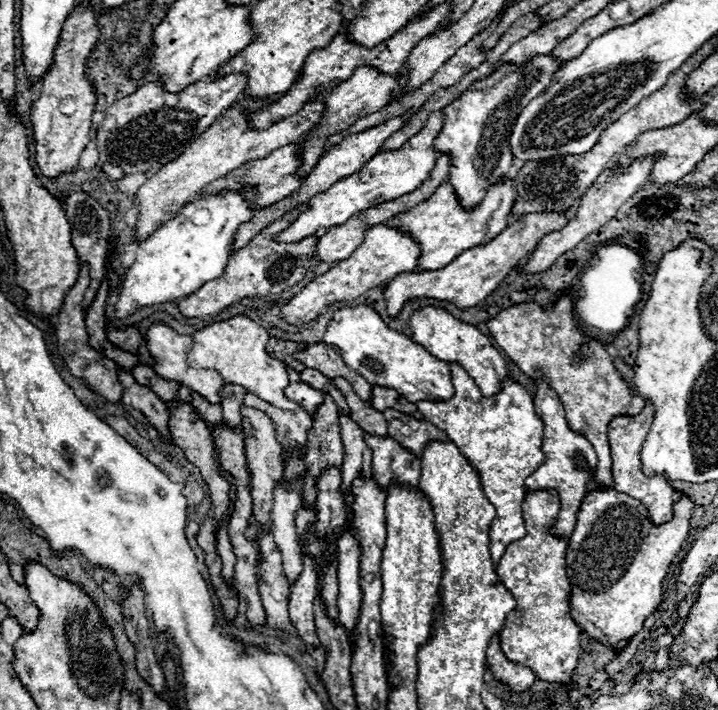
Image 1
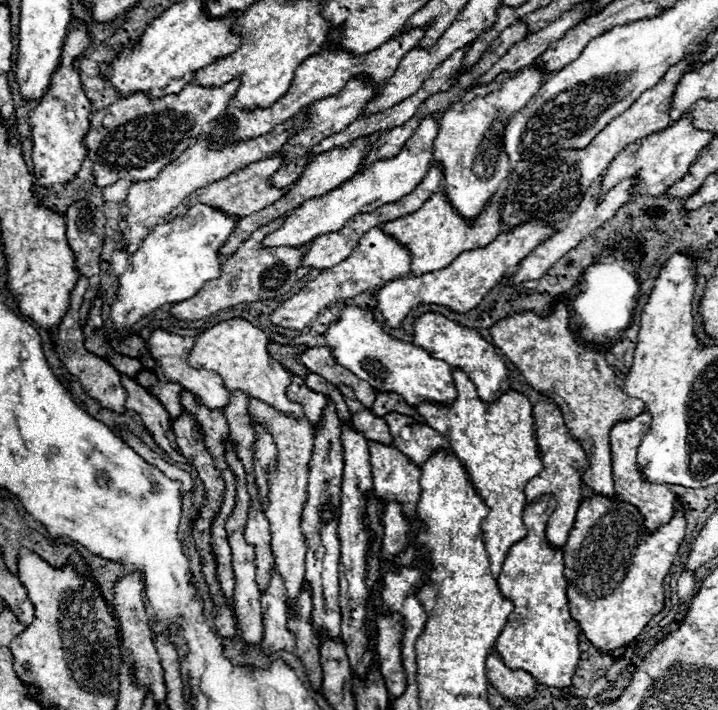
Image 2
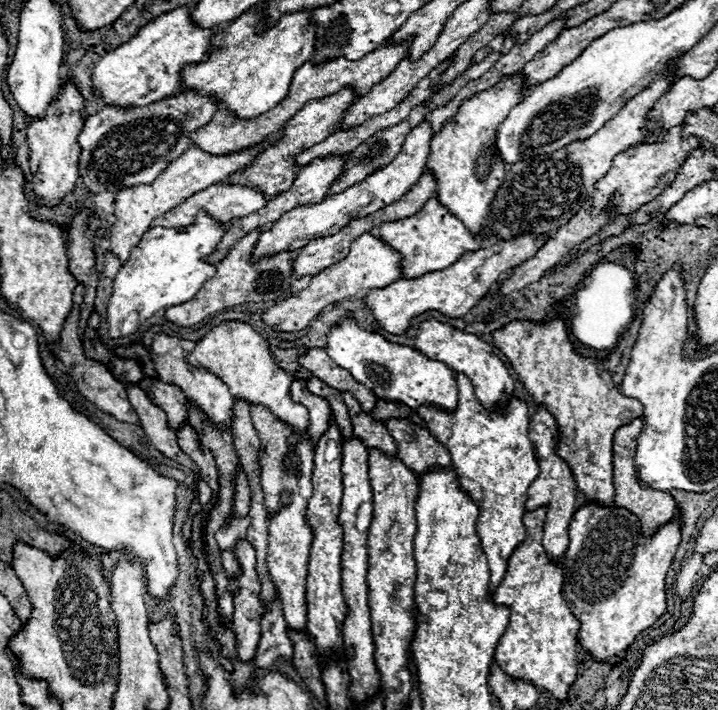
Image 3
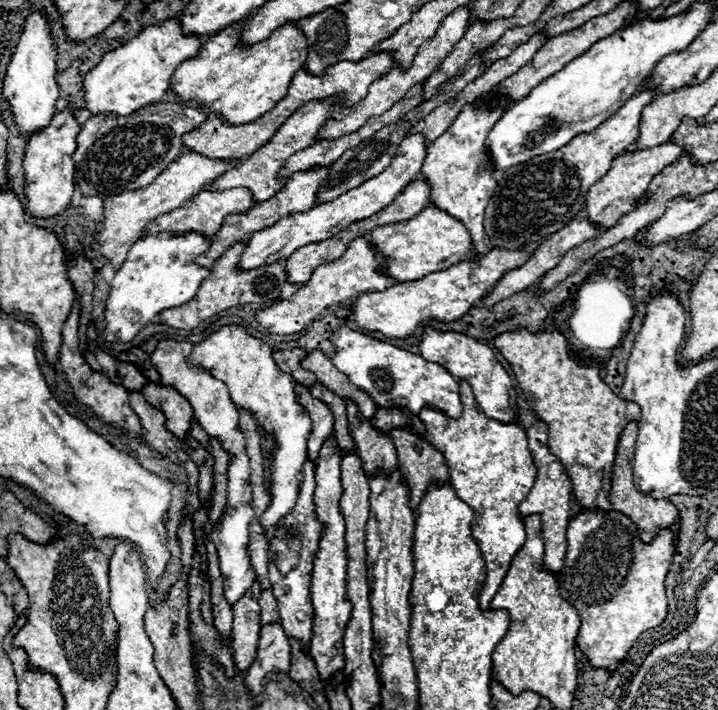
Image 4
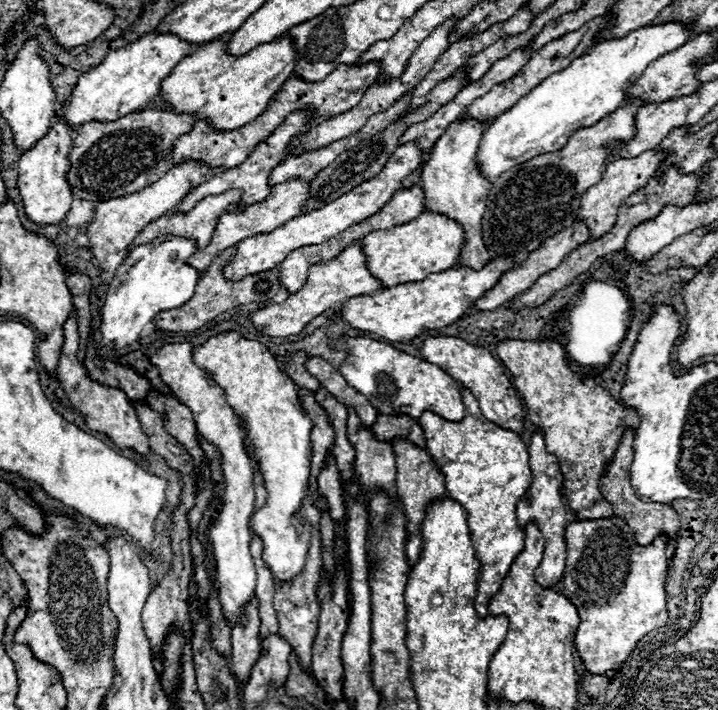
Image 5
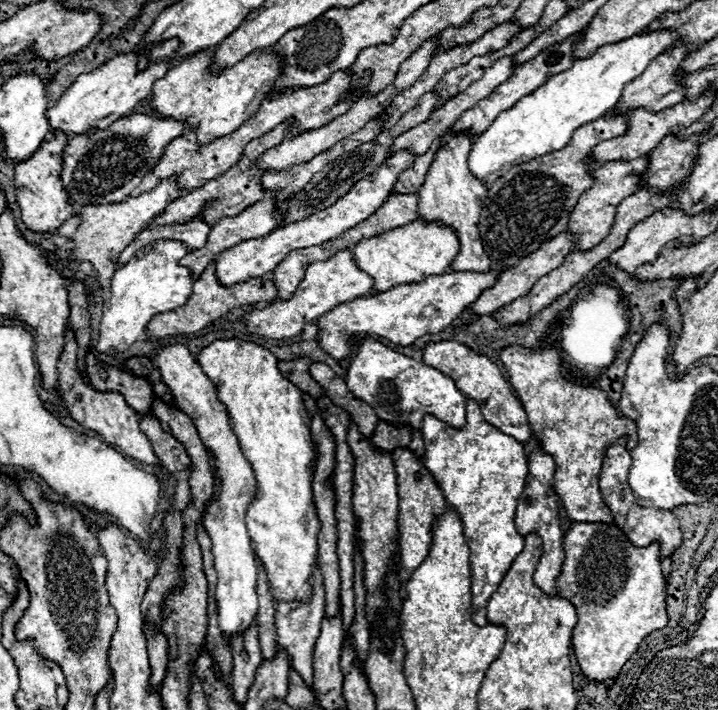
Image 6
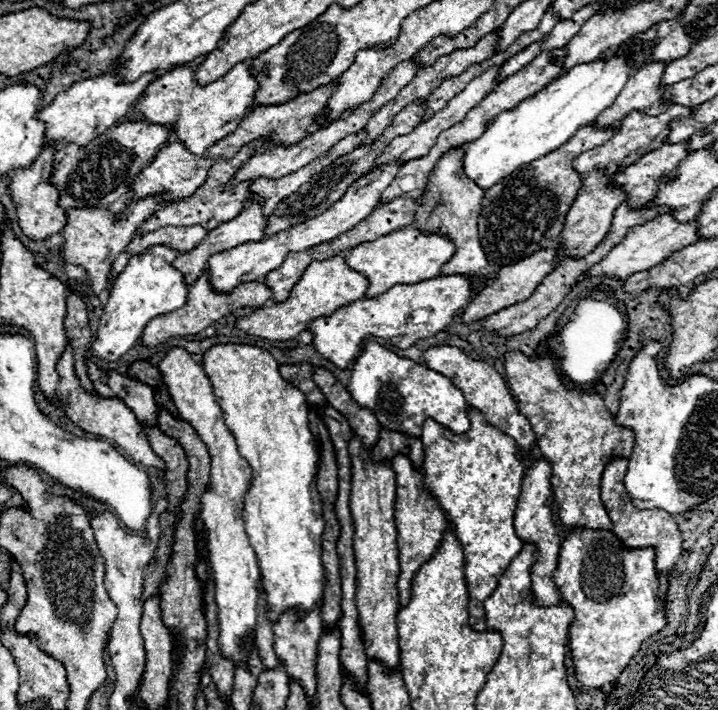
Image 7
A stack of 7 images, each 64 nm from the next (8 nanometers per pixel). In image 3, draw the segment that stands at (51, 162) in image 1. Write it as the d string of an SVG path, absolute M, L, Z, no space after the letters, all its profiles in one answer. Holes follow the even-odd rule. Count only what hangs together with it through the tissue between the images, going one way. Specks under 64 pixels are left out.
M68 80L60 86L60 94L48 104L46 116L40 120L30 120L28 124L28 144L30 144L30 172L32 172L32 190L38 196L38 202L46 206L58 204L68 192L74 190L78 180L78 158L80 144L78 134L84 128L84 98Z

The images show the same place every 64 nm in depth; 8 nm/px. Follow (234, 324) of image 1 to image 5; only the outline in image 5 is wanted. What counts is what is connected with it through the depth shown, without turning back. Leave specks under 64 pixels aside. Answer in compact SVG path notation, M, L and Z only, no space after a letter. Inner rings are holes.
M234 330L208 338L202 346L194 348L192 358L200 368L204 368L210 374L210 378L214 378L224 388L226 400L230 402L238 418L248 422L248 432L244 442L246 446L250 444L256 446L254 458L260 462L260 470L264 474L264 482L268 490L268 500L258 512L252 514L250 526L264 542L262 558L270 566L272 576L278 580L290 580L294 578L294 574L298 574L304 568L304 558L310 542L310 526L296 516L300 502L306 494L308 476L310 476L310 432L312 432L312 420L306 416L306 412L302 410L302 404L298 402L298 386L278 368L272 352L264 344L256 340L248 340Z

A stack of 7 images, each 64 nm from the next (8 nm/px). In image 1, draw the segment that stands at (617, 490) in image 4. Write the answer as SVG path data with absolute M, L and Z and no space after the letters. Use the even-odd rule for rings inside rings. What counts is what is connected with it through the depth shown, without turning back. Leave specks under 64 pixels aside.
M648 400L644 410L638 416L616 416L608 424L608 440L610 440L610 450L612 450L612 478L614 478L614 488L620 492L626 492L632 498L638 498L644 502L650 510L650 518L654 524L664 524L666 520L672 518L672 504L676 498L676 490L668 484L668 480L662 474L646 476L642 472L642 444L648 436L648 430L654 420L654 404Z

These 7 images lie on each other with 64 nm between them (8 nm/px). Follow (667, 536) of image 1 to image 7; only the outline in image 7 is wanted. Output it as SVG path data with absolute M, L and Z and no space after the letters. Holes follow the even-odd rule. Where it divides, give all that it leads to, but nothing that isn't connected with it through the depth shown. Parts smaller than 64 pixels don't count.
M572 530L562 542L554 582L562 600L574 608L574 622L570 628L570 652L576 678L584 686L600 688L606 682L614 682L634 658L634 654L640 650L640 644L666 626L666 616L662 612L664 602L658 594L660 580L656 574L656 552L652 548L630 550L612 530Z

